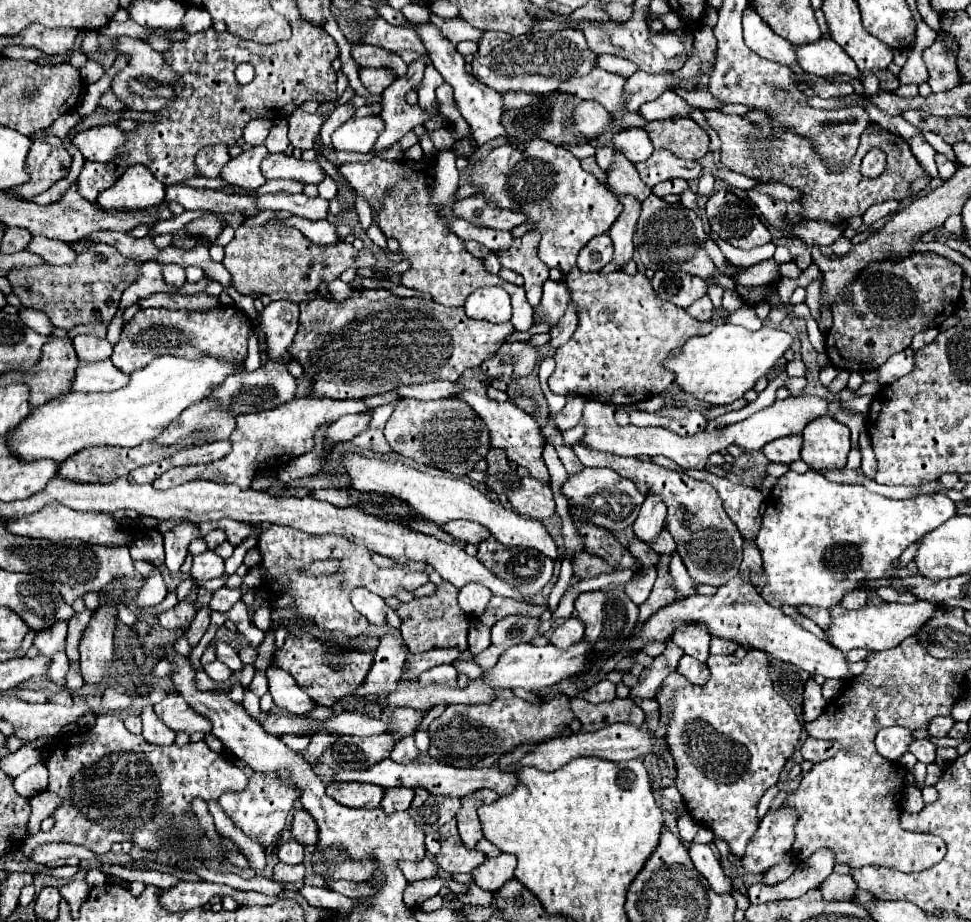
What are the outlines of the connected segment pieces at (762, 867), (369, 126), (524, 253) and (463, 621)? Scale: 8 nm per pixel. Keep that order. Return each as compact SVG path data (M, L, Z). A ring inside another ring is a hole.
M782 805L768 811L746 847L742 857L744 869L750 873L766 873L766 869L792 859L796 821L798 813L794 813L790 807Z
M378 115L352 117L332 133L332 147L336 151L368 153L374 147L382 127L384 123Z
M526 233L524 237L512 241L508 253L498 255L498 259L502 259L502 267L508 267L524 277L524 291L532 307L540 303L542 285L548 279L548 267L540 261L536 251L538 239L540 237L536 233Z
M444 583L434 591L430 597L420 597L410 603L402 603L396 613L402 619L402 639L412 653L424 653L434 647L460 647L466 649L466 635L468 635L468 617L458 607L458 589L450 583Z

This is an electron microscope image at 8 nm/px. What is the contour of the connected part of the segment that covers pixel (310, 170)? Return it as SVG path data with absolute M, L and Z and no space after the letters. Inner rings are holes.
M284 153L268 155L262 161L262 173L266 175L266 179L294 179L314 185L318 185L326 177L326 171L322 169L318 159L304 161L304 159L288 157Z

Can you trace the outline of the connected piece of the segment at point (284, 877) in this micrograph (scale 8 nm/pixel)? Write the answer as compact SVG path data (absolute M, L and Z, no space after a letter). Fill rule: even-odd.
M278 863L274 867L274 879L282 881L282 883L294 883L294 881L302 881L304 879L304 865L288 865L288 863Z

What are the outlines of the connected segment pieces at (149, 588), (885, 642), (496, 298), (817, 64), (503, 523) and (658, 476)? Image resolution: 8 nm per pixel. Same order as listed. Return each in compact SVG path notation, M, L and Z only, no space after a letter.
M156 571L156 573L152 575L152 579L146 579L144 585L134 593L134 603L136 603L138 607L156 605L156 603L160 603L160 601L166 597L166 593L168 593L168 591L166 591L166 585L164 585L160 573Z
M916 601L912 605L900 605L900 603L884 603L880 607L868 605L858 611L848 611L836 605L830 609L832 623L824 633L830 639L830 643L844 653L856 647L862 647L866 651L884 651L902 643L902 639L914 635L930 619L932 611L934 611L934 605L928 601Z
M482 287L466 299L464 311L472 319L484 319L490 323L510 321L510 295L502 287Z
M820 39L810 45L794 45L798 53L798 65L818 77L826 77L832 73L844 73L852 78L861 79L862 73L854 65L854 61L844 53L844 49L832 39Z
M356 451L342 453L342 463L344 463L346 473L352 477L352 487L358 491L378 491L378 493L388 493L388 495L400 497L402 501L410 503L418 515L422 515L424 519L434 521L438 525L444 525L452 519L470 519L470 521L476 521L476 523L482 523L484 527L488 527L490 533L504 545L534 547L552 559L558 557L558 547L540 521L522 517L516 511L502 507L500 503L488 499L484 493L480 493L474 485L470 485L464 479L436 477L436 475L418 471L402 461L390 461L390 459L382 459L382 457L366 457Z
M576 443L574 451L576 451L576 457L584 465L610 467L610 469L618 471L618 475L634 481L634 485L638 487L638 491L642 491L644 497L658 495L666 503L666 507L668 507L666 529L674 537L674 541L678 545L676 551L682 557L690 577L696 583L706 583L706 585L718 587L738 573L740 563L742 563L744 541L742 541L736 525L726 515L726 511L722 507L722 499L718 497L716 489L710 483L690 479L684 473L670 471L670 469L654 465L650 461L638 461L632 457L618 457L618 455L610 455L604 451L592 451L592 449L584 447L582 443Z

